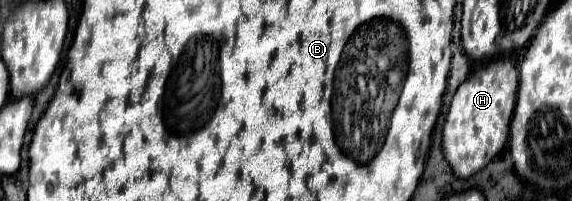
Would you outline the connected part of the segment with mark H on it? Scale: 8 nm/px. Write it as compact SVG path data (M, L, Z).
M493 60L475 70L455 92L443 126L443 154L457 178L469 178L485 168L505 146L515 108L519 72L511 60Z

